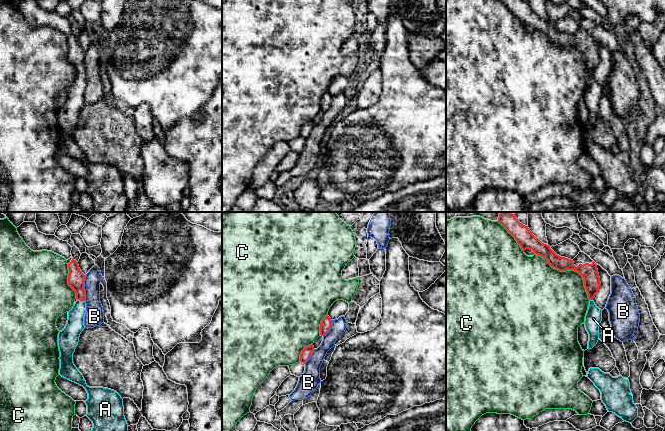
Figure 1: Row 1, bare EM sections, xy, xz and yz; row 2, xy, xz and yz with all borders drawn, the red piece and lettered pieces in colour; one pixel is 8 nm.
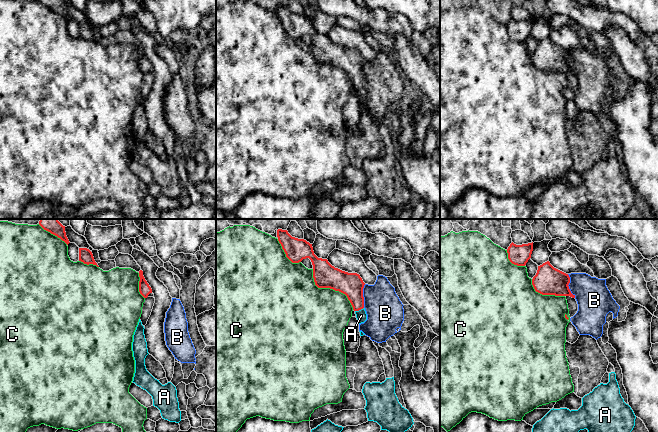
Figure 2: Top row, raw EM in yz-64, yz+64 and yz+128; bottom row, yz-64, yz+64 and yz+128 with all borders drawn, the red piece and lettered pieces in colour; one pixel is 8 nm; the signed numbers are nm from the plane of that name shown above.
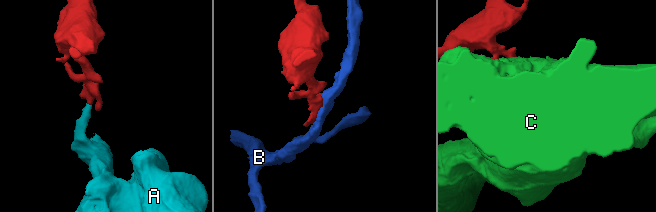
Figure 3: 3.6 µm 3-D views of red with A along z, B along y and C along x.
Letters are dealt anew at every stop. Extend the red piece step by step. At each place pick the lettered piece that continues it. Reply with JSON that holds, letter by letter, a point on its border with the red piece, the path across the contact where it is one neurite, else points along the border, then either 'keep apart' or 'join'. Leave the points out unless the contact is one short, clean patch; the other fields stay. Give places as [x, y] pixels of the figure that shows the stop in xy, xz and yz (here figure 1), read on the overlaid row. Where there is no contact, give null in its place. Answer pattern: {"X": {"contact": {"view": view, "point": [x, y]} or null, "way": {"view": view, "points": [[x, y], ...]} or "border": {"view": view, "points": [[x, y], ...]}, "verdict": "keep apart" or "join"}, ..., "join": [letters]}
{"A": {"contact": {"view": "xy", "point": [81, 300]}, "way": {"view": "xy", "points": [[76, 278], [81, 300], [75, 324]]}, "verdict": "join"}, "B": {"contact": {"view": "xy", "point": [83, 288]}, "verdict": "keep apart"}, "C": {"contact": {"view": "yz", "point": [570, 269]}, "verdict": "keep apart"}, "join": ["A"]}

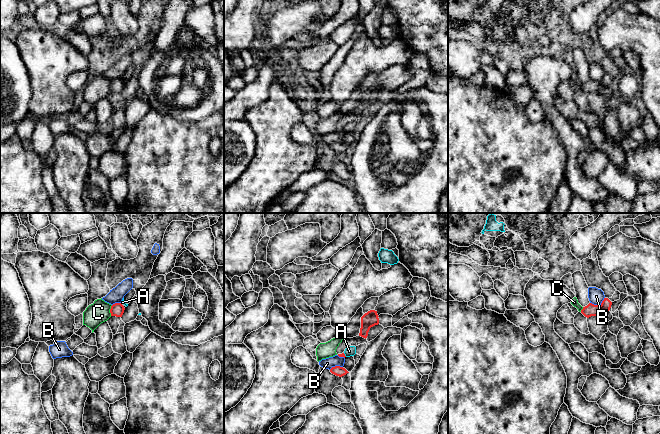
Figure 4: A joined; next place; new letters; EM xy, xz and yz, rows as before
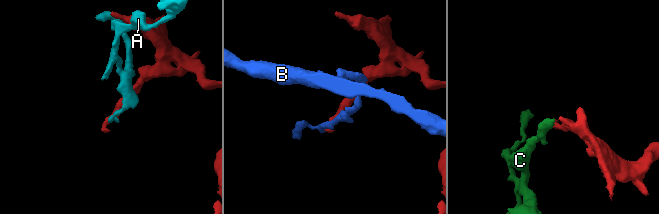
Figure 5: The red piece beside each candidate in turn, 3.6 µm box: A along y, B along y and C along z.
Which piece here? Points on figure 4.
{"A": {"contact": {"view": "xz", "point": [344, 355]}, "verdict": "keep apart"}, "B": {"contact": {"view": "yz", "point": [598, 305]}, "border": {"view": "yz", "points": [[604, 297], [599, 304], [590, 303]]}, "verdict": "keep apart"}, "C": {"contact": {"view": "xy", "point": [110, 310]}, "border": {"view": "xy", "points": [[112, 305], [110, 315]]}, "verdict": "keep apart"}, "join": []}

